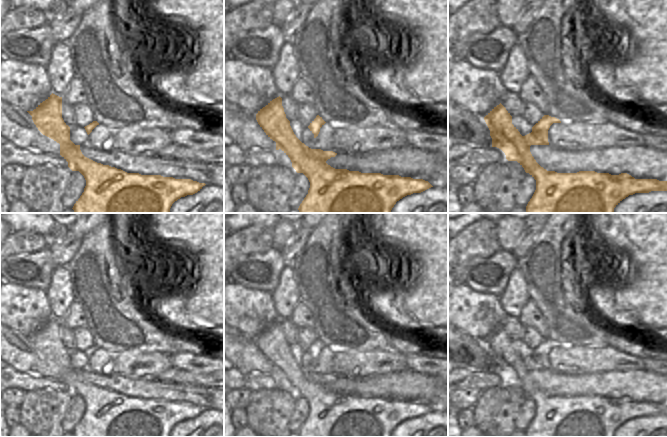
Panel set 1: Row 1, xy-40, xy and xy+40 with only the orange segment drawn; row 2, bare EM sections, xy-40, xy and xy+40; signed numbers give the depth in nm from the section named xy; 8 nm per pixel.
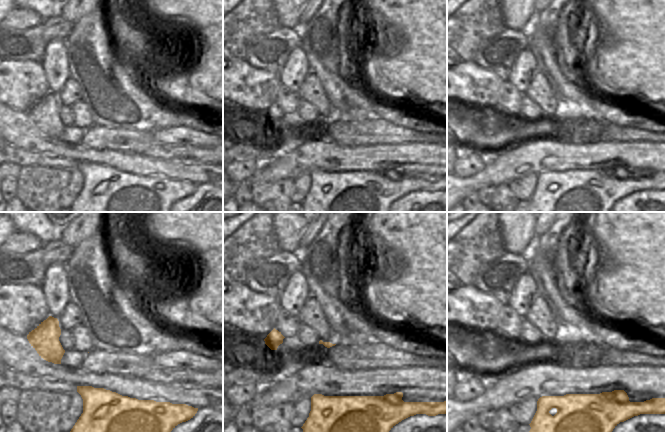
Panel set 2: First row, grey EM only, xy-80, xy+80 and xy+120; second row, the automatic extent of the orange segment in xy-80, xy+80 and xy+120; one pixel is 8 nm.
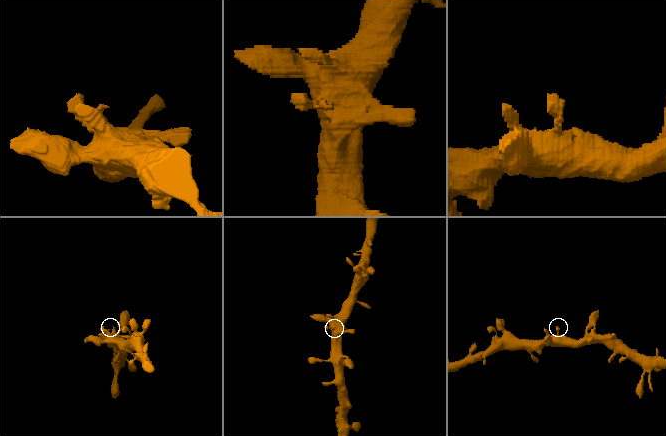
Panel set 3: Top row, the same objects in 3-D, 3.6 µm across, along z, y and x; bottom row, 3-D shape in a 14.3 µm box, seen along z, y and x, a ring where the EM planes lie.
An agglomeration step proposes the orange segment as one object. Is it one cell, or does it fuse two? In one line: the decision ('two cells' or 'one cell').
one cell

